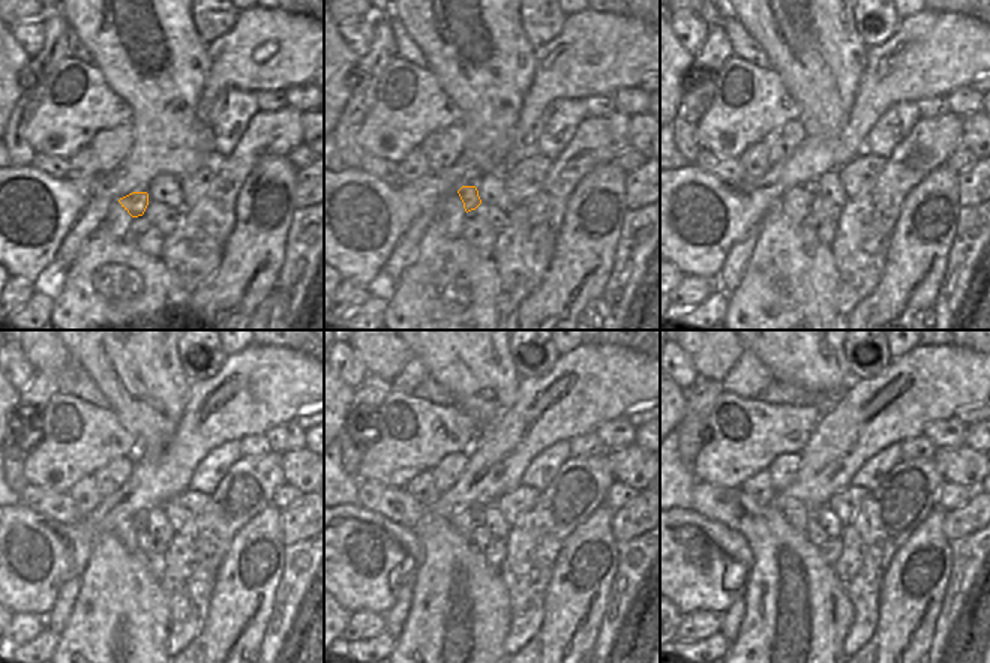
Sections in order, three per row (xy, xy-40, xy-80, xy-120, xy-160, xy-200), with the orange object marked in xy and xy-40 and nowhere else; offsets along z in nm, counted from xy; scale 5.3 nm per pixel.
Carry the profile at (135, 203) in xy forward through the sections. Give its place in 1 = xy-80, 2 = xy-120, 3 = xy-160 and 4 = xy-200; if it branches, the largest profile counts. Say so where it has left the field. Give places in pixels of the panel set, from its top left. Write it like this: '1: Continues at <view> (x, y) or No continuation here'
1: Continues at xy-80 (810, 189)
2: Continues at xy-120 (138, 519)
3: Continues at xy-160 (477, 512)
4: Continues at xy-200 (812, 509)

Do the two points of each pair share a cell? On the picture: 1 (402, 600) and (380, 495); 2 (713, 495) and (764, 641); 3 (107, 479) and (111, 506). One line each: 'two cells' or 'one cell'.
1: two cells
2: one cell
3: two cells

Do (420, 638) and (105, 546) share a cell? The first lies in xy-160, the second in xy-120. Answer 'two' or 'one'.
one

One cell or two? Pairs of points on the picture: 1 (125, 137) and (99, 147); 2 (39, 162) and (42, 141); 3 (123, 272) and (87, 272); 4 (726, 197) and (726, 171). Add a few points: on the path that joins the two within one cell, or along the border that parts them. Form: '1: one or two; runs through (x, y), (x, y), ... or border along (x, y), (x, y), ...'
1: one; runs through (119, 140), (105, 147)
2: two; border along (36, 153), (66, 159)
3: one; runs through (114, 272), (96, 272)
4: two; border along (696, 165), (726, 182), (744, 180)

